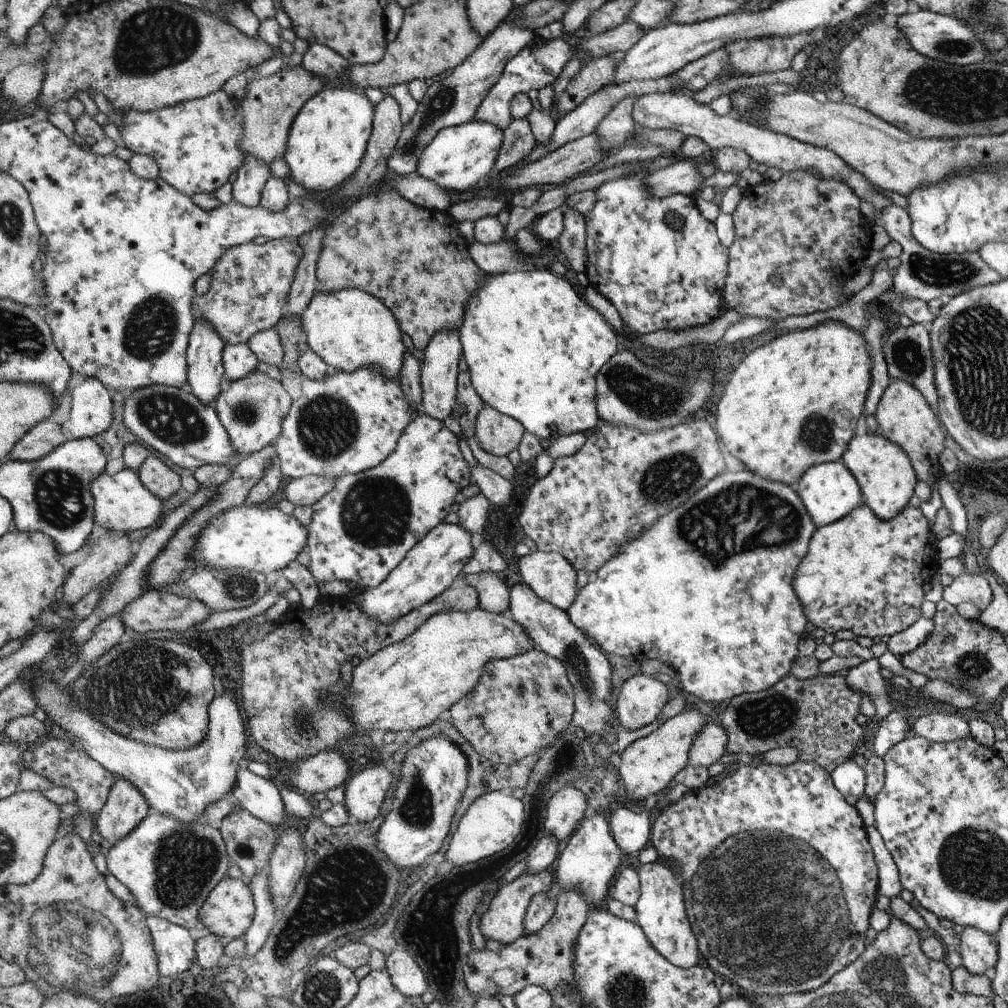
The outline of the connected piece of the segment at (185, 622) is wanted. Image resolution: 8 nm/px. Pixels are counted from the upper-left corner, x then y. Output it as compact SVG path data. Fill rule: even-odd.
M148 590L137 599L126 605L121 612L125 628L130 628L142 636L145 632L158 632L158 630L174 630L184 632L190 626L203 622L211 614L211 610L198 599L183 598L167 590Z

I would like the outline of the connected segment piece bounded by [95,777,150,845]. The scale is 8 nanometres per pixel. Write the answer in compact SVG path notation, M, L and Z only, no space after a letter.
M117 777L109 798L102 805L100 814L98 814L95 830L100 834L100 838L108 840L113 845L121 838L124 838L132 829L135 829L142 819L149 813L150 806L147 798L134 786L128 779Z

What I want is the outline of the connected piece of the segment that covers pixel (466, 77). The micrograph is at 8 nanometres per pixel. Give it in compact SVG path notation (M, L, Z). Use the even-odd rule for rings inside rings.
M516 5L510 14L493 30L472 56L466 58L450 76L442 76L434 80L426 91L426 96L418 103L412 120L402 129L401 138L396 149L389 158L389 168L398 174L413 175L417 160L423 148L433 139L433 136L443 128L455 127L463 122L473 120L478 105L484 100L488 91L498 82L506 63L516 56L534 38L534 32L521 27L517 17L520 17L522 5Z

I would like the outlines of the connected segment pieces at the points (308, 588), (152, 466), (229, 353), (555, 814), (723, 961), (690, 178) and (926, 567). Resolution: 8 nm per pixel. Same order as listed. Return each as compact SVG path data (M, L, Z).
M292 561L285 569L281 570L284 578L292 582L293 587L300 593L300 603L303 608L311 609L320 599L320 591L316 582L316 576L300 561Z
M148 456L137 473L144 485L161 498L162 502L180 490L180 476L172 468L168 468L158 456Z
M248 343L225 345L225 379L228 379L228 382L247 377L249 372L257 369L257 364L257 356L250 350Z
M564 785L547 804L545 834L554 835L559 841L568 838L586 816L588 799L584 791L574 785Z
M800 760L792 763L791 765L767 765L760 762L759 766L740 766L740 768L726 776L724 780L716 782L713 786L702 787L694 791L689 791L681 799L678 799L674 803L670 803L665 807L656 818L654 825L651 827L652 834L650 835L650 842L652 846L656 848L659 854L659 858L663 860L676 860L678 866L682 868L682 878L686 879L685 887L685 901L686 910L688 911L689 921L693 925L694 934L698 937L698 946L701 948L702 956L706 958L706 962L709 967L714 970L715 973L721 975L724 979L730 983L738 984L740 988L748 990L748 992L758 992L758 995L787 995L790 993L803 993L806 991L816 990L819 986L828 982L830 978L836 973L840 973L842 969L845 969L848 965L852 965L854 961L860 957L860 954L864 952L864 936L866 936L866 930L870 928L868 920L872 912L872 906L876 902L876 890L878 890L878 870L876 870L876 862L874 862L874 854L872 854L872 848L870 848L870 842L868 842L868 836L866 836L866 830L864 830L864 824L862 824L862 818L858 814L858 810L854 806L850 806L844 795L834 786L832 774L826 771L822 766L815 762L802 762Z
M692 160L676 161L666 168L651 172L645 186L649 194L661 199L676 193L692 195L704 178L696 172L698 165Z
M863 503L858 505L850 514L847 514L840 521L830 523L818 527L817 533L810 541L809 552L806 553L804 560L798 565L797 571L793 576L793 590L804 604L805 614L809 615L810 622L818 628L822 628L827 633L836 633L837 635L856 635L868 636L872 639L881 640L883 636L892 636L900 631L910 628L914 622L920 618L920 606L924 600L924 576L935 576L936 568L938 568L938 560L936 560L936 537L930 532L930 524L924 518L924 514L920 507L905 506L896 517L890 520L881 519L868 505Z

